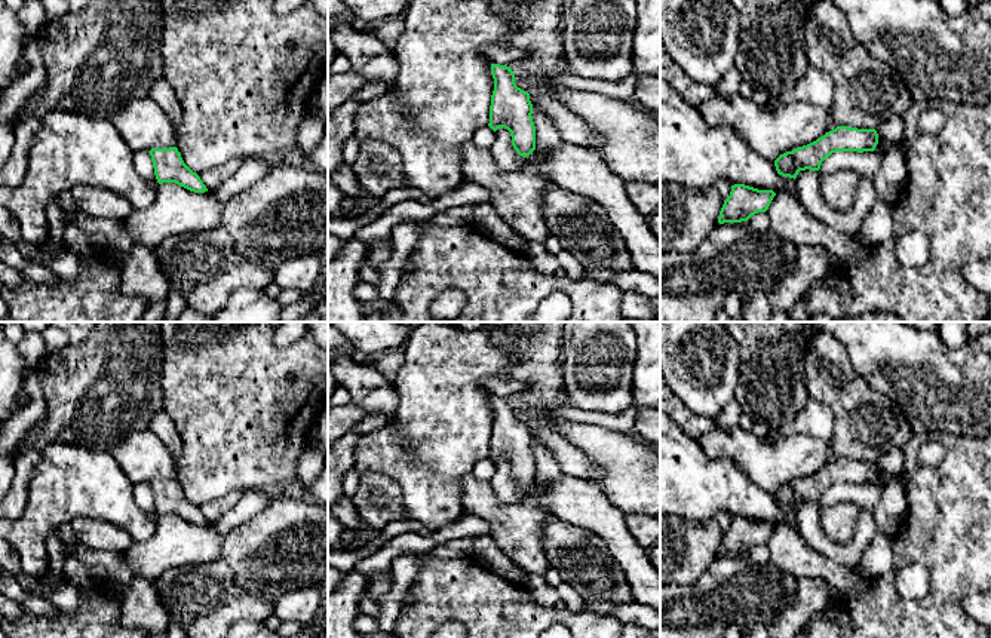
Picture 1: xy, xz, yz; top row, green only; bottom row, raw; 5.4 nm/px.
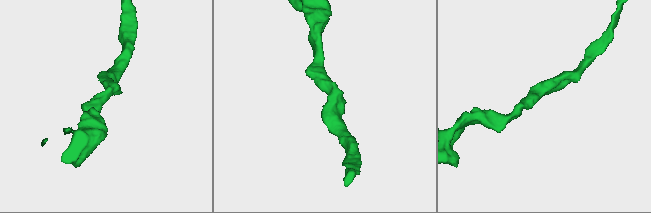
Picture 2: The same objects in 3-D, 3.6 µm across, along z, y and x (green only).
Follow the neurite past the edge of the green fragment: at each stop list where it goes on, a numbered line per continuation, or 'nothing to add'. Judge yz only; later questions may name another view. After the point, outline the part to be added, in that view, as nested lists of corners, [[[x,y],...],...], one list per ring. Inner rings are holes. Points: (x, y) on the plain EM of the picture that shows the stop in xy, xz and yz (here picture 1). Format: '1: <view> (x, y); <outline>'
nothing to add

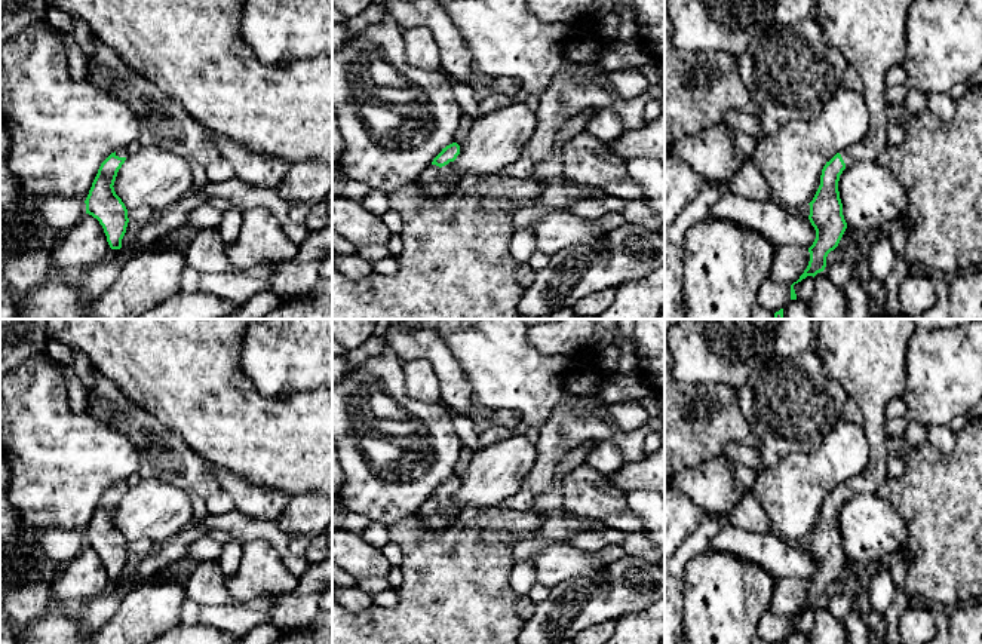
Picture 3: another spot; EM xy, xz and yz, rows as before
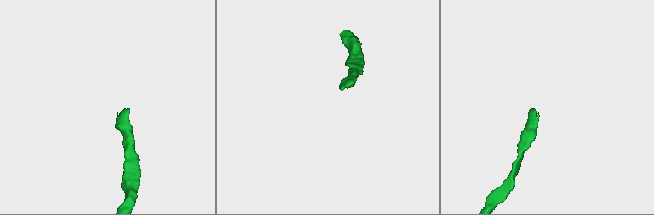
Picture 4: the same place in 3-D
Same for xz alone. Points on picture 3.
1: xz (432, 506); [[[454,496],[439,500],[436,497],[429,497],[424,505],[418,509],[418,516],[426,518],[432,515],[445,515],[448,518],[448,525],[455,527],[457,521],[457,506],[454,503]]]

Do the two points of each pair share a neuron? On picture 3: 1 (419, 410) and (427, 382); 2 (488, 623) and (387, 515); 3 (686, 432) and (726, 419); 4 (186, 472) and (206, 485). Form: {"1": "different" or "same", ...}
{"1": "different", "2": "different", "3": "same", "4": "same"}

